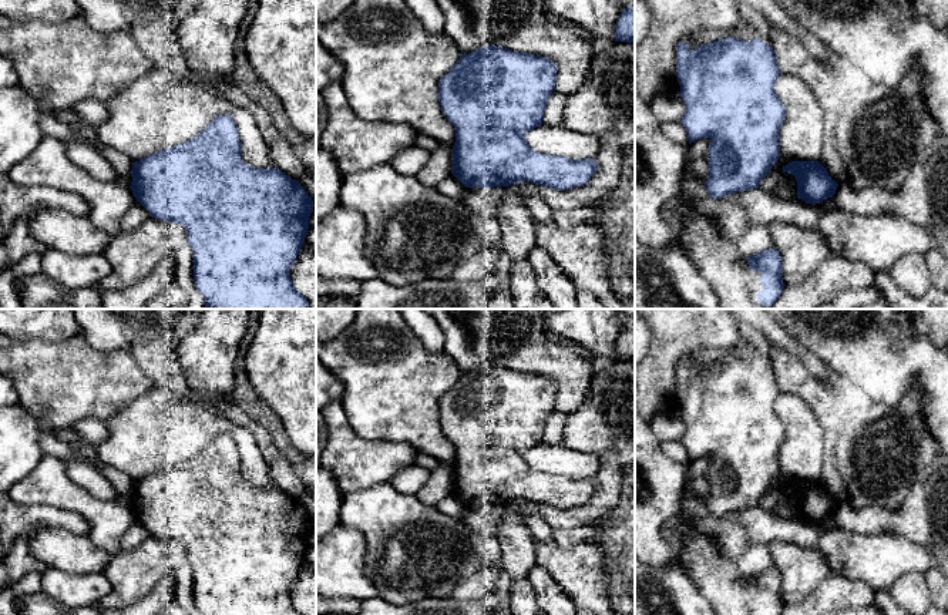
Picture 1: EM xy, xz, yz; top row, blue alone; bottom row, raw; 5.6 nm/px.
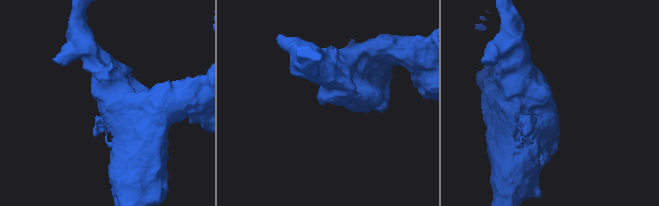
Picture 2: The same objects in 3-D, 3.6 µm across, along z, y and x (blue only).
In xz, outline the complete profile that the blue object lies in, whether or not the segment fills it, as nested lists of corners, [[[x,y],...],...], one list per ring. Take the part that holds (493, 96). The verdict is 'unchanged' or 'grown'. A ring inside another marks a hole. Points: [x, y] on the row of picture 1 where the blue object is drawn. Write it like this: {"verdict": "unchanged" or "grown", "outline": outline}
{"verdict": "unchanged", "outline": [[[485,46],[460,60],[441,77],[438,101],[454,125],[451,174],[467,188],[532,182],[558,191],[585,185],[596,172],[594,158],[569,159],[530,148],[525,134],[542,124],[547,101],[555,91],[557,65],[547,57]]]}

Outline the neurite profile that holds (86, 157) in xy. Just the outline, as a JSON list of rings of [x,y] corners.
[[[63,141],[65,145],[67,157],[81,169],[91,177],[111,182],[115,181],[117,172],[112,165],[91,145],[84,141]]]

